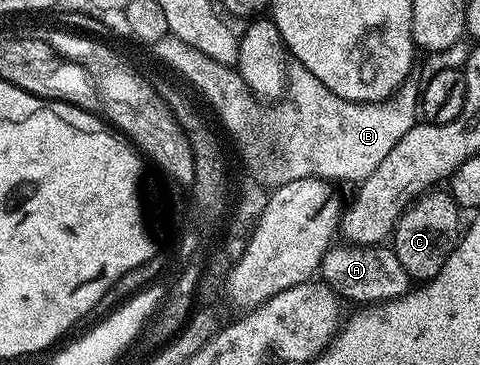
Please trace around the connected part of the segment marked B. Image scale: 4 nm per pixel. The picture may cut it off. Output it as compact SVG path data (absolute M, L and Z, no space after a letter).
M289 59L285 85L288 92L292 91L292 97L277 104L276 119L262 108L257 101L259 99L251 89L240 94L241 103L237 115L243 117L244 130L232 137L235 142L236 156L241 164L251 169L256 180L264 187L269 187L271 184L286 185L288 182L302 180L304 177L324 179L328 182L335 182L334 180L361 182L384 160L385 155L396 146L400 138L418 122L423 82L421 65L416 64L401 86L389 98L375 103L356 103L354 100L342 99L332 94L302 62Z

